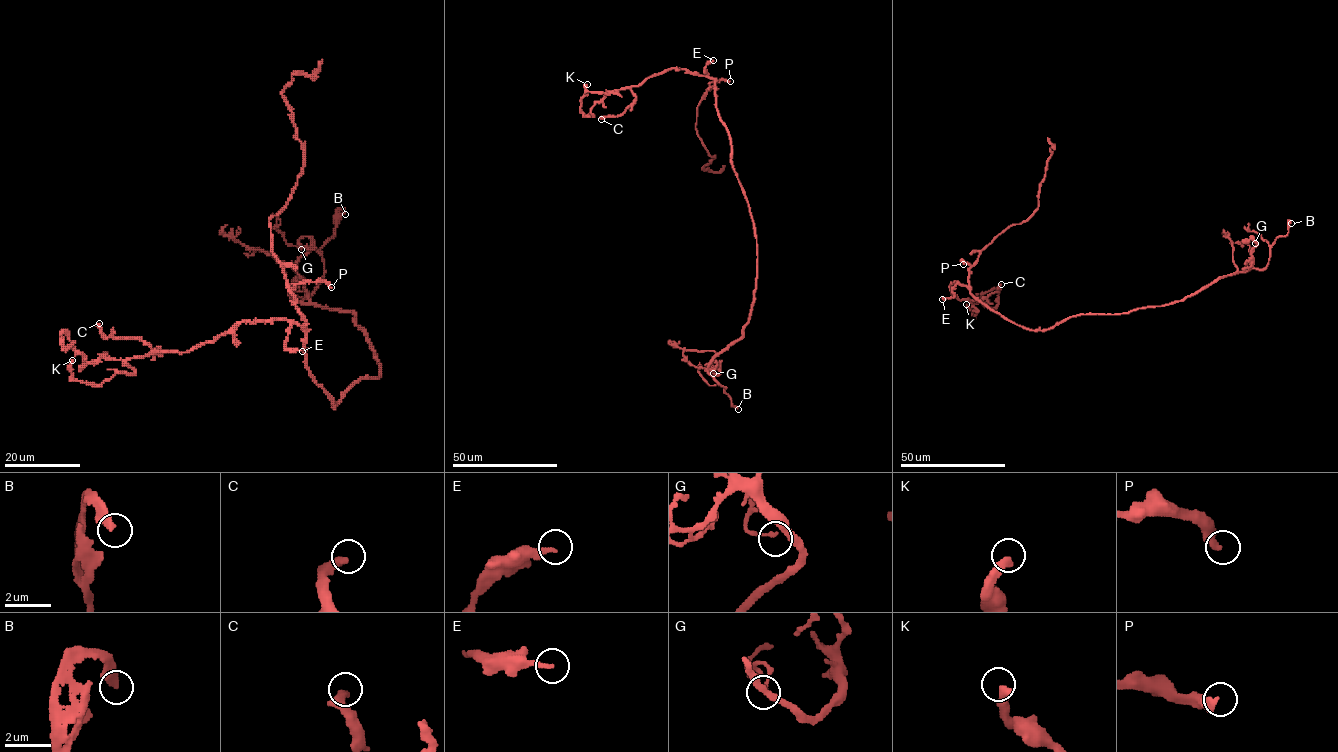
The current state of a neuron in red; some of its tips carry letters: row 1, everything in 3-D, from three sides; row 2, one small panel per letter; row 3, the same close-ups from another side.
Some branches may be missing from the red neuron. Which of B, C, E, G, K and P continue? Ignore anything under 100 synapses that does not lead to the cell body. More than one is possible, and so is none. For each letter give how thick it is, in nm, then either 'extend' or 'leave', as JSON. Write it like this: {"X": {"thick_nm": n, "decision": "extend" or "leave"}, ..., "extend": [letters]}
{"B": {"thick_nm": 280, "decision": "extend"}, "C": {"thick_nm": 360, "decision": "leave"}, "E": {"thick_nm": 240, "decision": "leave"}, "G": {"thick_nm": 140, "decision": "leave"}, "K": {"thick_nm": 420, "decision": "leave"}, "P": {"thick_nm": 360, "decision": "leave"}, "extend": ["B"]}

